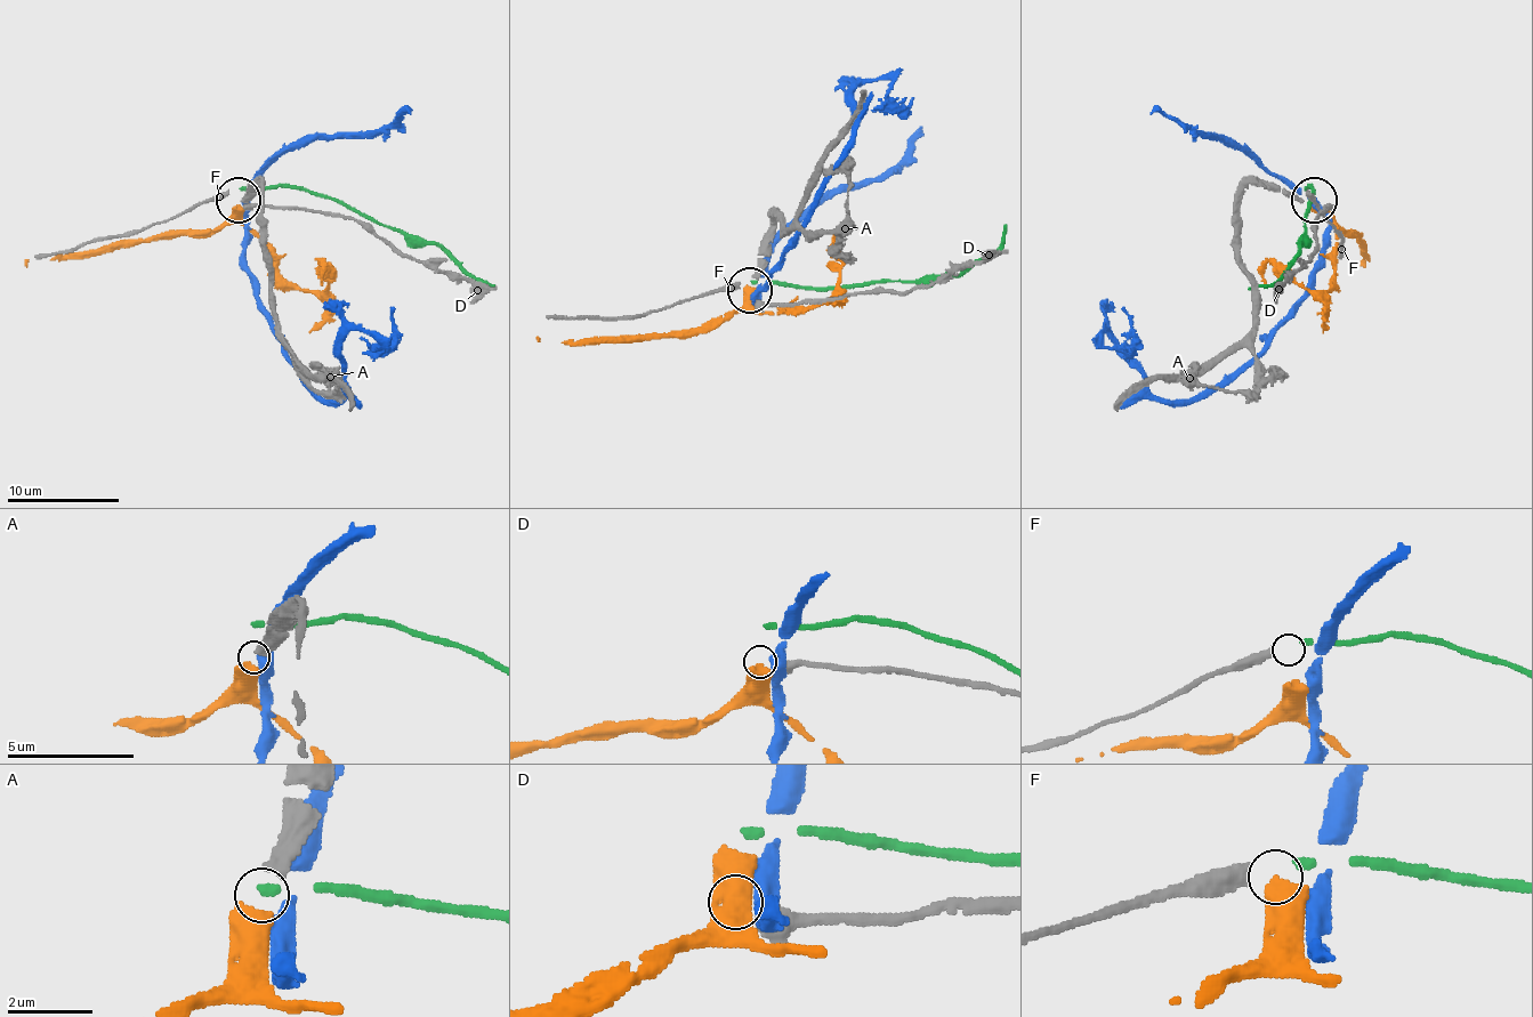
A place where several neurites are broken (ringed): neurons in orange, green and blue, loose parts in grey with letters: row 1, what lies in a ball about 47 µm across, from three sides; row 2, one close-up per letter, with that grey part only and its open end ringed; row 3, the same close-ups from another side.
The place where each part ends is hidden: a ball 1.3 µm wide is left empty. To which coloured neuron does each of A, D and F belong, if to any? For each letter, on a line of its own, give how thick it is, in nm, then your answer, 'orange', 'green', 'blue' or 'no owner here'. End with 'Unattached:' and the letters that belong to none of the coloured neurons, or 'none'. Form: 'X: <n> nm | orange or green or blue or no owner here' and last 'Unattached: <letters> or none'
A: 360 nm | orange
D: 480 nm | no owner here
F: 400 nm | green
Unattached: D

